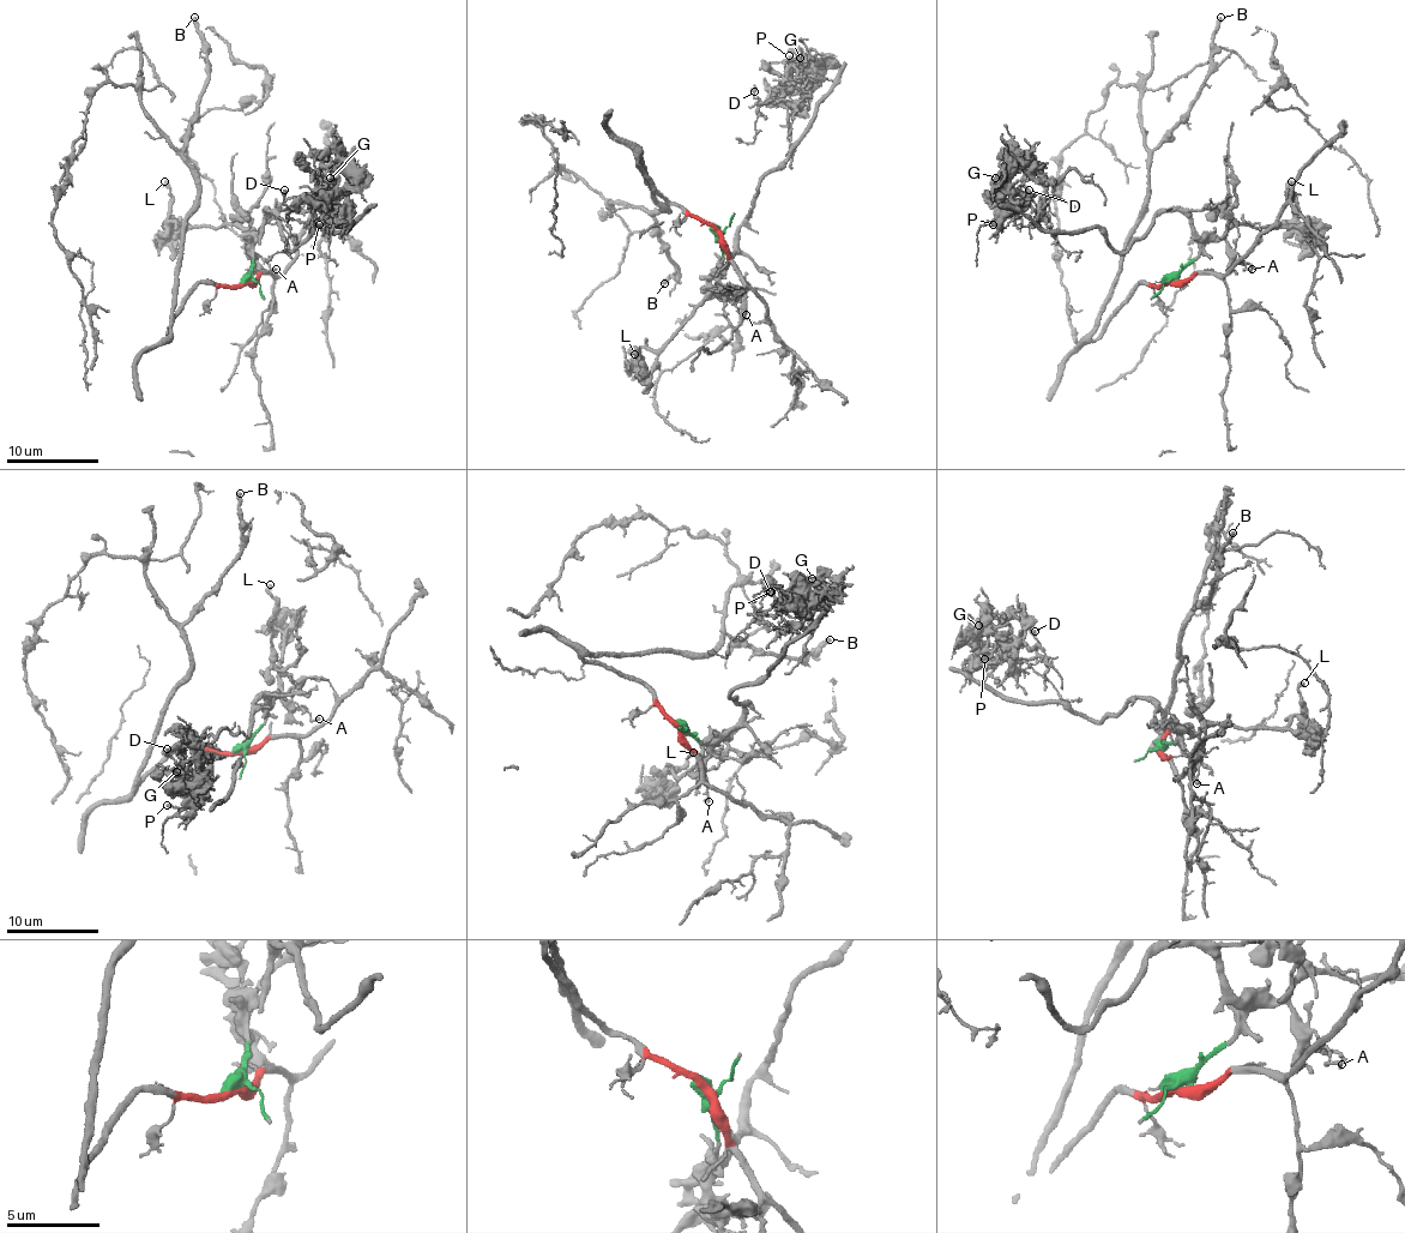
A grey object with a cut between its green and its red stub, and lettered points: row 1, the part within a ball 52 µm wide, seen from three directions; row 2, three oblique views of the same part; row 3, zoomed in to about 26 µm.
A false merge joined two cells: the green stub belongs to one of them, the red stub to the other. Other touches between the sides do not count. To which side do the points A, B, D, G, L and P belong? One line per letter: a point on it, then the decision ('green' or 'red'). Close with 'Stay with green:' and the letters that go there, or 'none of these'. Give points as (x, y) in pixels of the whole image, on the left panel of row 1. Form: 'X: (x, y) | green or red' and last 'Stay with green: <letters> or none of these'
A: (276, 269) | green
B: (194, 17) | red
D: (284, 190) | green
G: (330, 178) | green
L: (164, 181) | green
P: (319, 224) | green
Stay with green: A, D, G, L, P

